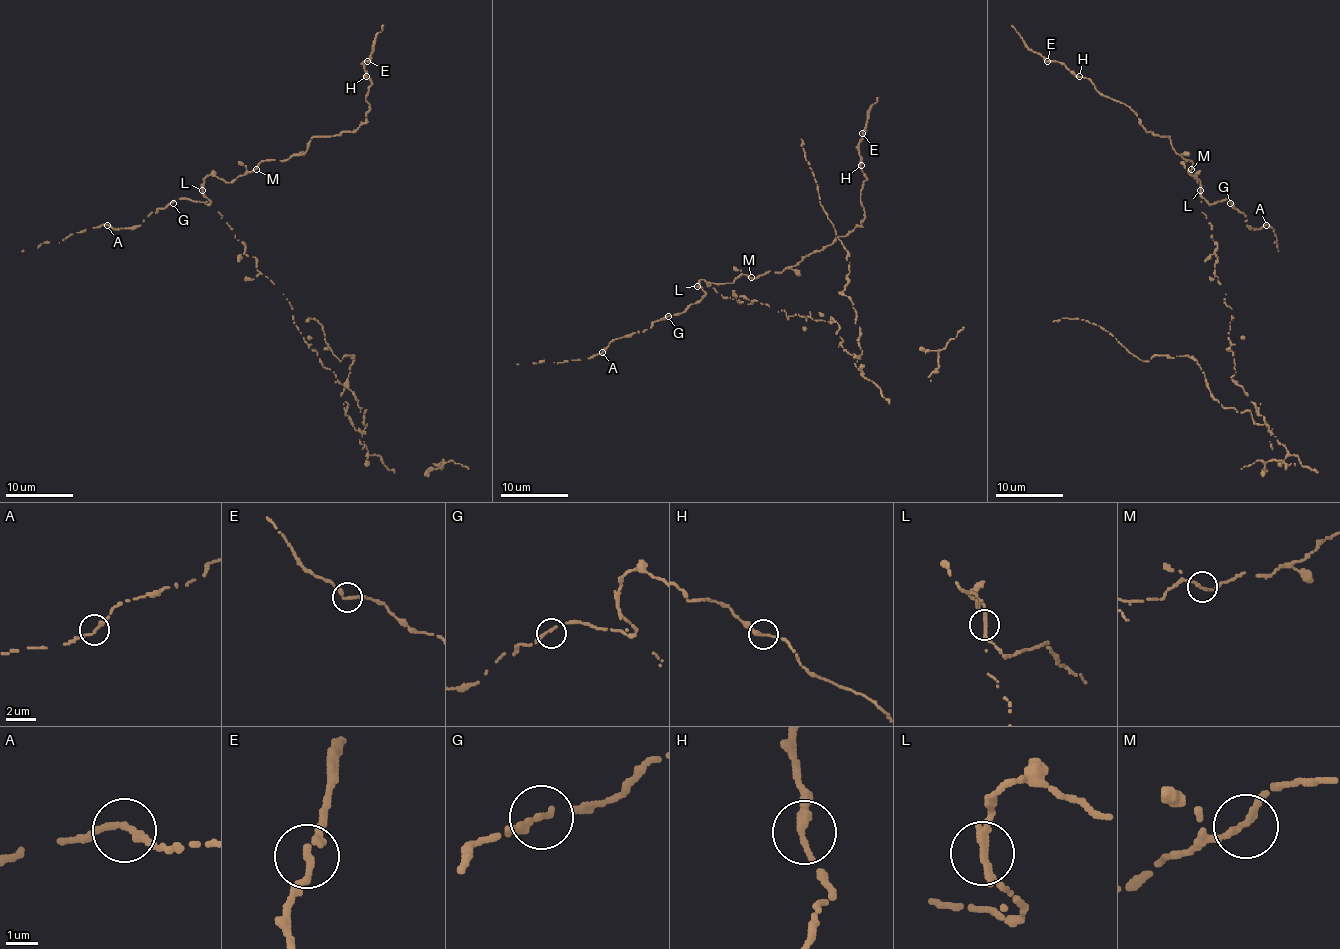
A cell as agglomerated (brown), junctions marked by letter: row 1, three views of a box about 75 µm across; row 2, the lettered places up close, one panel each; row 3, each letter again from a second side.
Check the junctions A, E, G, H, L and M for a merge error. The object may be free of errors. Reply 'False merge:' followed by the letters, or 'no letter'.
False merge: L

